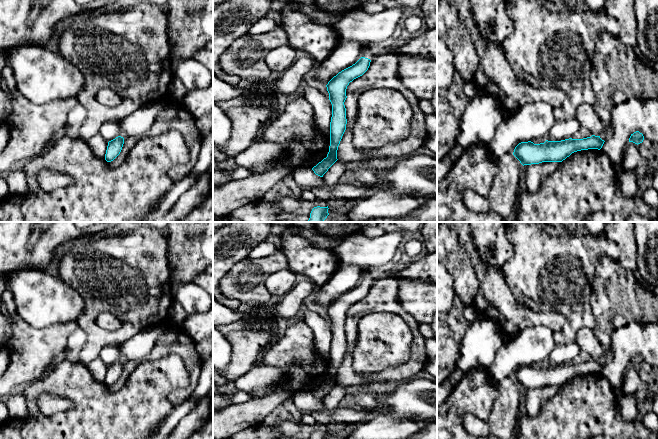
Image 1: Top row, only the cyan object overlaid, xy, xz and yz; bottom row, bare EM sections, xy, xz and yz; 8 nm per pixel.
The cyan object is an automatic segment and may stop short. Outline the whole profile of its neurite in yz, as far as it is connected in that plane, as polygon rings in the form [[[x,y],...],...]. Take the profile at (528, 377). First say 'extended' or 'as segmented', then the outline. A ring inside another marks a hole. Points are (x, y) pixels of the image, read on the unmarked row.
as segmented; [[[592,359],[583,363],[565,363],[534,368],[531,365],[519,367],[513,379],[524,389],[539,388],[542,386],[562,386],[572,377],[588,374],[600,374],[604,368],[600,360]]]

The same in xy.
as segmented; [[[121,360],[116,361],[115,363],[108,366],[105,384],[107,386],[113,385],[121,376],[124,368],[124,362]]]

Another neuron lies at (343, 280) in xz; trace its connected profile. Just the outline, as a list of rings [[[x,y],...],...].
[[[356,267],[339,268],[325,284],[318,286],[314,307],[327,309],[339,296],[355,288],[361,277],[362,273]]]

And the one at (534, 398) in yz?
[[[542,386],[539,388],[524,389],[522,396],[524,397],[527,416],[536,417],[543,403],[553,397],[560,386]]]

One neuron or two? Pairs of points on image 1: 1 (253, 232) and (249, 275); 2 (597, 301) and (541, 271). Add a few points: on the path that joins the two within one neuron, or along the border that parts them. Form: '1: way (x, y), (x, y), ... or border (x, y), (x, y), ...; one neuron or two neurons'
1: border (246, 257), (239, 260), (227, 272); two neurons
2: border (593, 274), (590, 290), (590, 308), (595, 320); two neurons

